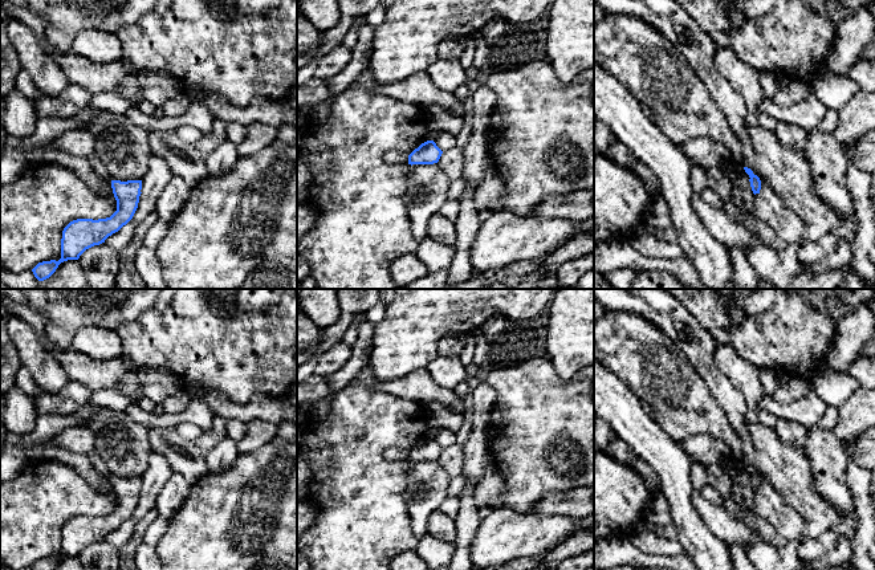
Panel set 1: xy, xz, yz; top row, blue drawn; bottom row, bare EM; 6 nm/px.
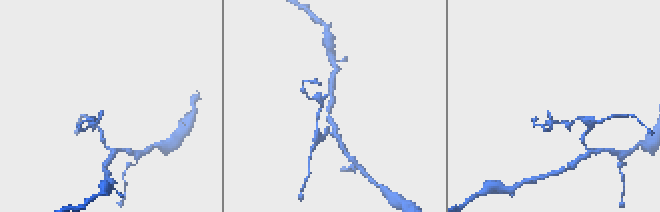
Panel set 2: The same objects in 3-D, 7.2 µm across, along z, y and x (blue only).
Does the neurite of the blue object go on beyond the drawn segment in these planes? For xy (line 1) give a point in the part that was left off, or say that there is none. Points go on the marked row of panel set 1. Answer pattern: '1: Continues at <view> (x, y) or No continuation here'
1: No continuation here

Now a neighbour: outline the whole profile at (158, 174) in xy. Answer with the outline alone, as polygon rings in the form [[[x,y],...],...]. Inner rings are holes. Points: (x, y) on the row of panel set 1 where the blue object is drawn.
[[[151,152],[148,168],[142,178],[142,190],[139,196],[138,208],[133,216],[133,221],[138,225],[150,213],[156,211],[156,200],[167,183],[174,178],[168,163],[159,155]]]

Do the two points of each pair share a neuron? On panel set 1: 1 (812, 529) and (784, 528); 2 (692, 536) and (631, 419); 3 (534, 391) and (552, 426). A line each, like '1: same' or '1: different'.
1: different
2: same
3: same

